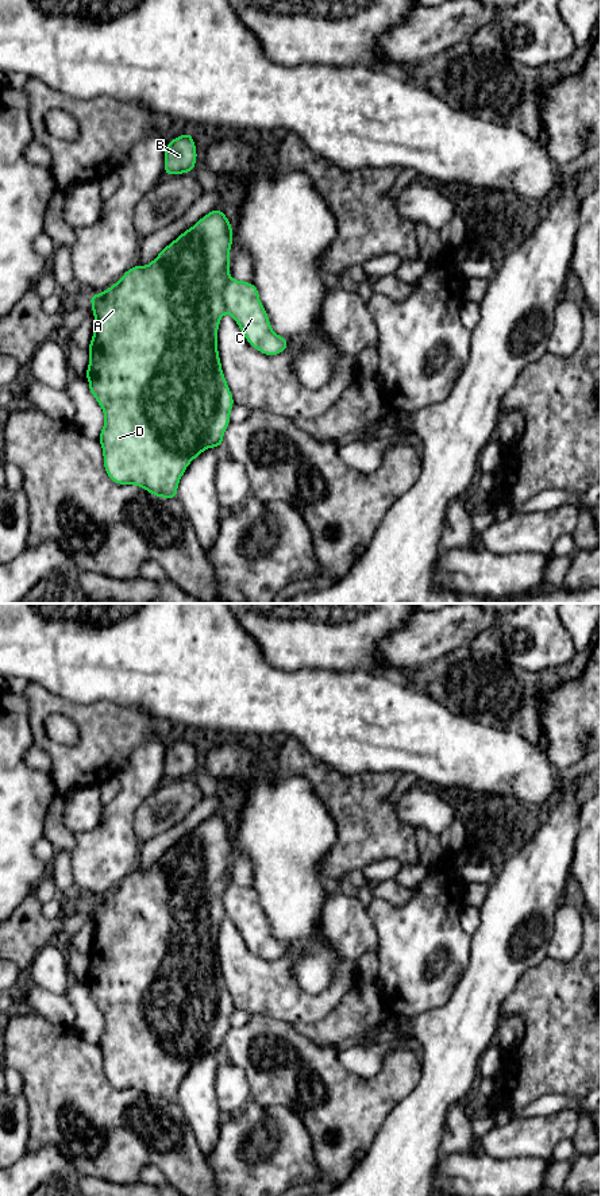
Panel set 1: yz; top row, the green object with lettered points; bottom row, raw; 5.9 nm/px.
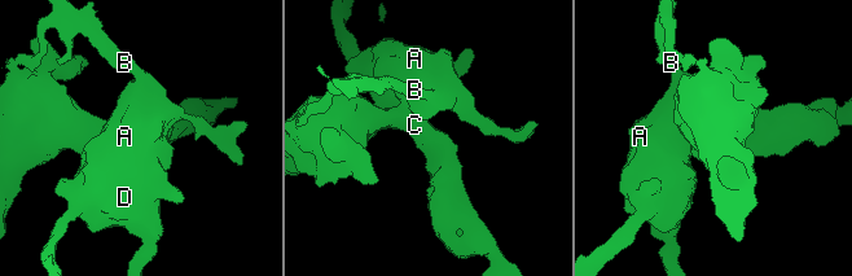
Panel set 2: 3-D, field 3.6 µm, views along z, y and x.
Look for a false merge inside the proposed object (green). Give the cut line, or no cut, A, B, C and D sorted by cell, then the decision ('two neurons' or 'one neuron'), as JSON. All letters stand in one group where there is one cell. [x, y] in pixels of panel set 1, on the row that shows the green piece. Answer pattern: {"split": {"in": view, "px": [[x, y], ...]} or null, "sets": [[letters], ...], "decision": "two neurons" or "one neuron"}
{"split": {"in": "yz", "px": [[230, 277], [223, 290], [226, 312]]}, "sets": [["A", "B", "D"], ["C"]], "decision": "two neurons"}

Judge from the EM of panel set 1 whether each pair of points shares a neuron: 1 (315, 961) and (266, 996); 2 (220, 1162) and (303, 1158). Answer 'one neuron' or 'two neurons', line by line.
1: two neurons
2: one neuron

